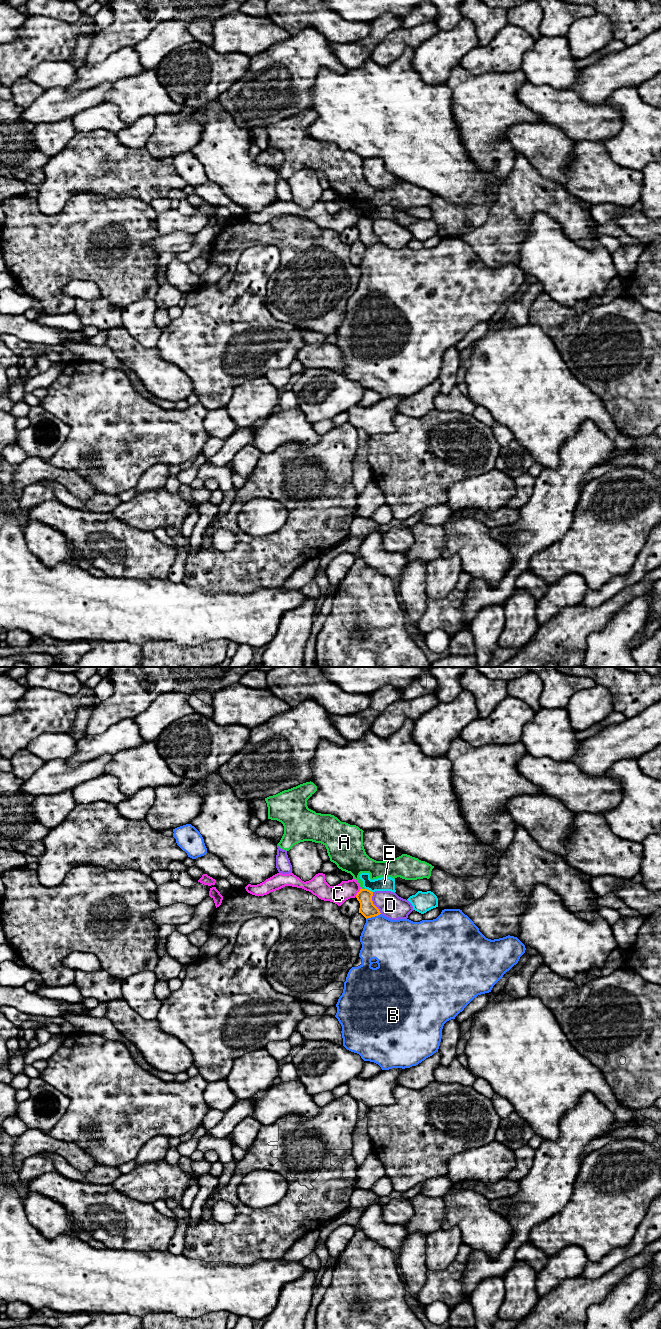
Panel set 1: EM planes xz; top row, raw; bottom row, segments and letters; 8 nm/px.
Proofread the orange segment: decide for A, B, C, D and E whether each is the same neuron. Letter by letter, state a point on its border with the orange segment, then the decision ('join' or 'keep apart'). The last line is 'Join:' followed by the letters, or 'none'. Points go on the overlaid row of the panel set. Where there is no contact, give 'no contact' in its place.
A: meets orange in xz at (363, 889); keep apart
B: meets orange in xz at (373, 916); keep apart
C: meets orange in xz at (358, 892); keep apart
D: meets orange in xz at (372, 903); keep apart
E: meets orange in xz at (369, 890); keep apart
Join: none

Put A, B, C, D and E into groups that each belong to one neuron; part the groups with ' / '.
A / B / C / D / E

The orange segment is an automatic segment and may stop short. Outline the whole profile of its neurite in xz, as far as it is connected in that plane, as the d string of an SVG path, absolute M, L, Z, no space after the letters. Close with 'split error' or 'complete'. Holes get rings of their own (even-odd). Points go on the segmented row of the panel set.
M360 889L356 898L360 903L359 913L366 919L380 915L379 909L373 904L373 892L368 889Z; complete

